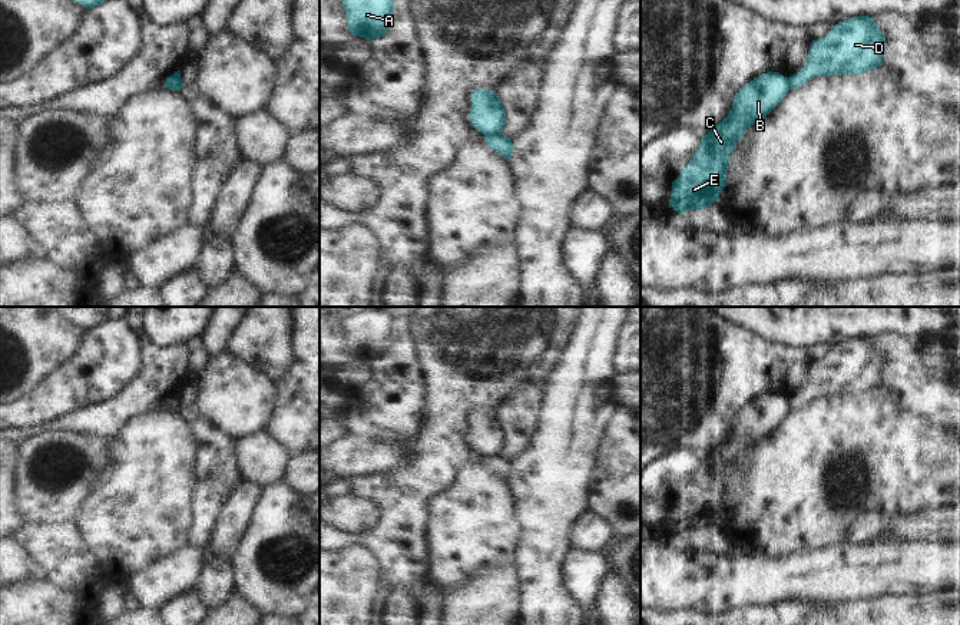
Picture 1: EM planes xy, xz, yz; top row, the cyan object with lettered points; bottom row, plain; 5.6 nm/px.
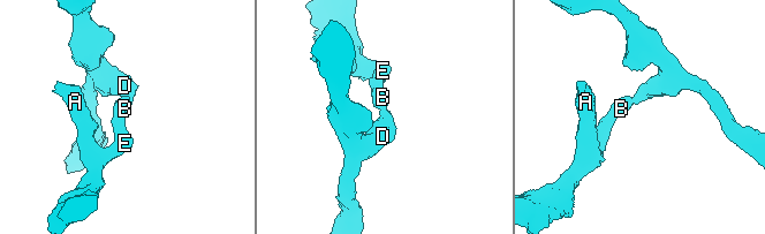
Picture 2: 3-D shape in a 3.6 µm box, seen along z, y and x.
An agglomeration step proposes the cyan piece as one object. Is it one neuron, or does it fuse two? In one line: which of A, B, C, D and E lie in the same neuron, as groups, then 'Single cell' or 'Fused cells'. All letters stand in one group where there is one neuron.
Groups: A B C E / D. Fused cells

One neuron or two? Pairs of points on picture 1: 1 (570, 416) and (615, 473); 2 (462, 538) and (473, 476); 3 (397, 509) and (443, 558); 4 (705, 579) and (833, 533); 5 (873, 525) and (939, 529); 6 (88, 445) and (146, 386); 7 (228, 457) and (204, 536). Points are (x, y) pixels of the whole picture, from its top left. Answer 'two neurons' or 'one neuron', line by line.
1: two neurons
2: one neuron
3: two neurons
4: two neurons
5: one neuron
6: two neurons
7: one neuron

